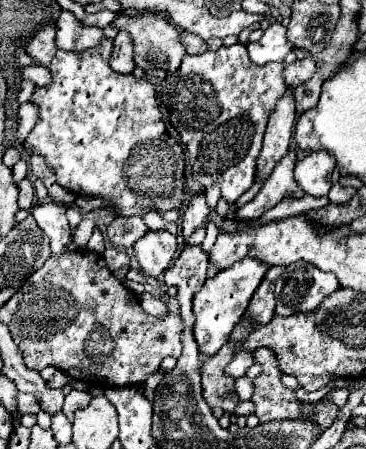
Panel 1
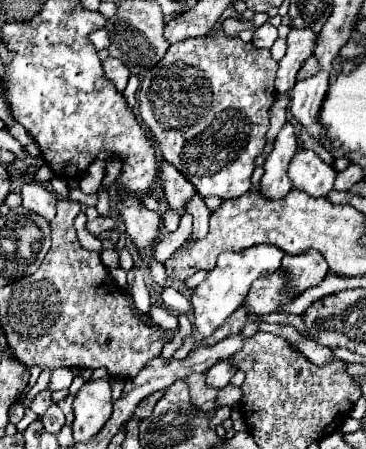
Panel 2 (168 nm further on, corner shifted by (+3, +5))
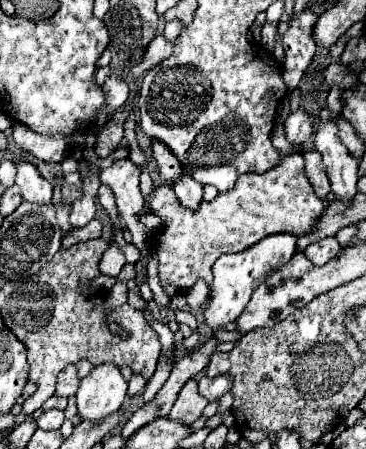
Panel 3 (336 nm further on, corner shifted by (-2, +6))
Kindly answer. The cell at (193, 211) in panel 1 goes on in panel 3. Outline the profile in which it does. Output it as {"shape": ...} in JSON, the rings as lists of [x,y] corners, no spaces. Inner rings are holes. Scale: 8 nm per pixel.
{"shape":[[[150,142],[152,146],[152,154],[154,160],[158,162],[158,170],[164,182],[168,182],[170,186],[174,184],[174,180],[184,172],[182,164],[178,162],[178,158],[174,158],[174,154],[170,154],[170,150],[166,150],[166,146],[162,146],[162,142]]]}

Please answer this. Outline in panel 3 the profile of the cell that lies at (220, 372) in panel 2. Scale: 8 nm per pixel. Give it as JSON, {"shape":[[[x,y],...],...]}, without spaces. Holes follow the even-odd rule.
{"shape":[[[230,374],[216,376],[216,378],[206,378],[206,376],[202,376],[202,378],[198,380],[198,390],[200,390],[200,394],[202,394],[208,402],[218,402],[230,388],[232,388],[232,378],[230,378]]]}

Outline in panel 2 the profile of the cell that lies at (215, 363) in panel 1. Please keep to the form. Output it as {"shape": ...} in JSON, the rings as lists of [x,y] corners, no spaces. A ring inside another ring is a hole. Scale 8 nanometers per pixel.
{"shape":[[[205,373],[189,375],[189,377],[185,377],[185,381],[187,381],[189,389],[191,389],[191,401],[193,401],[193,405],[197,409],[201,409],[201,411],[215,411],[217,409],[215,401],[217,401],[219,389],[209,387],[205,383]]]}

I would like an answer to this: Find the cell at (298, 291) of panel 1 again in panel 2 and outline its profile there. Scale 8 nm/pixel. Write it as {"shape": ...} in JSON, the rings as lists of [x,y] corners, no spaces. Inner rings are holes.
{"shape":[[[307,251],[305,255],[285,255],[281,271],[285,271],[285,287],[293,293],[303,293],[327,277],[329,265],[317,251]]]}

